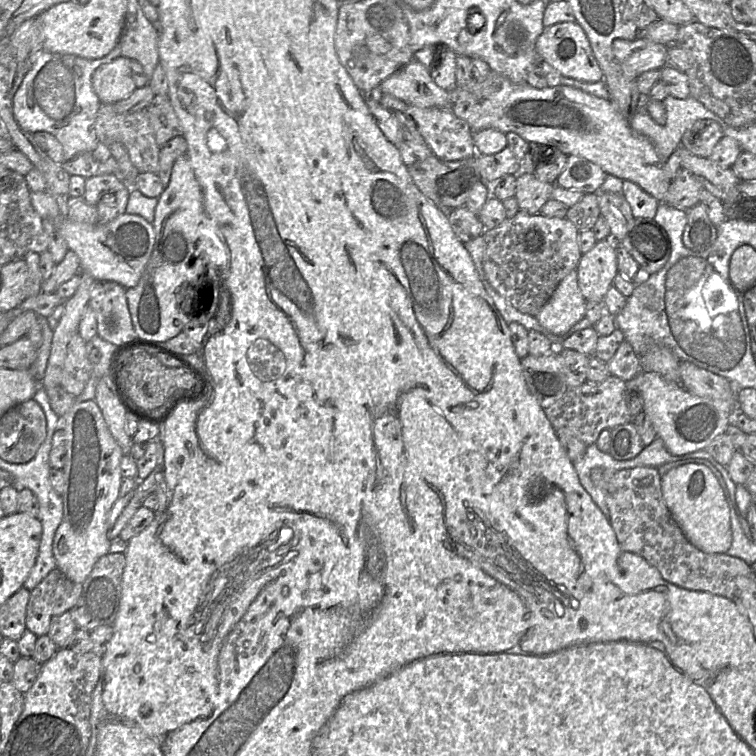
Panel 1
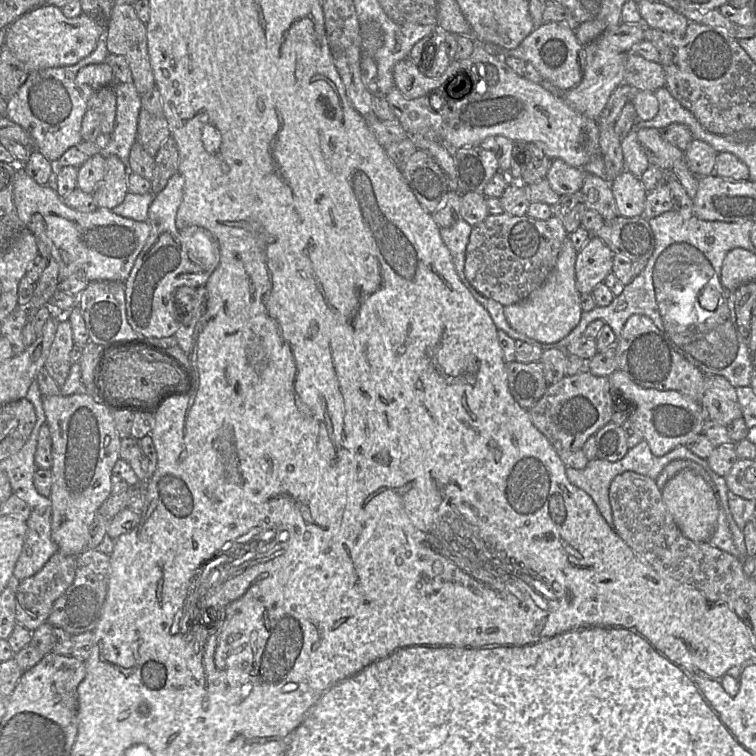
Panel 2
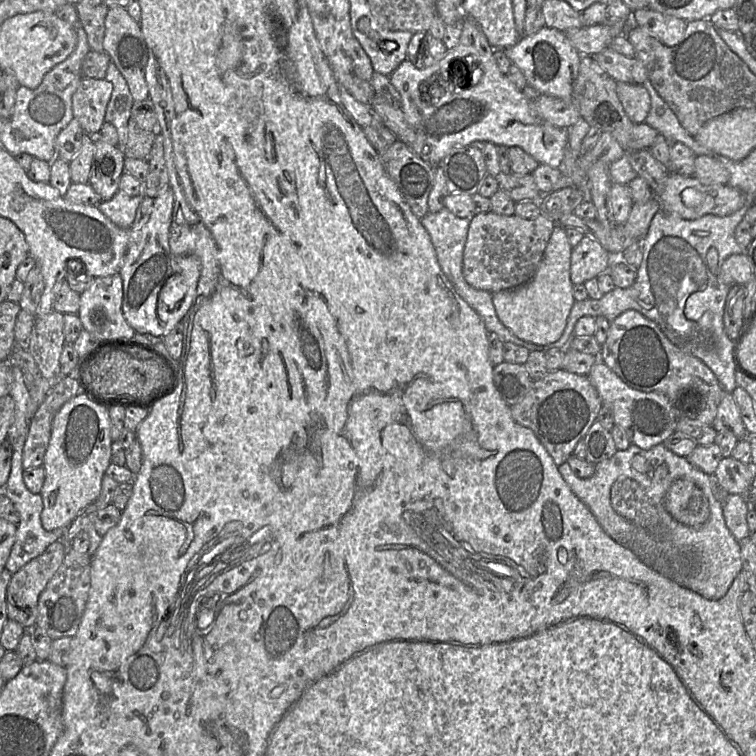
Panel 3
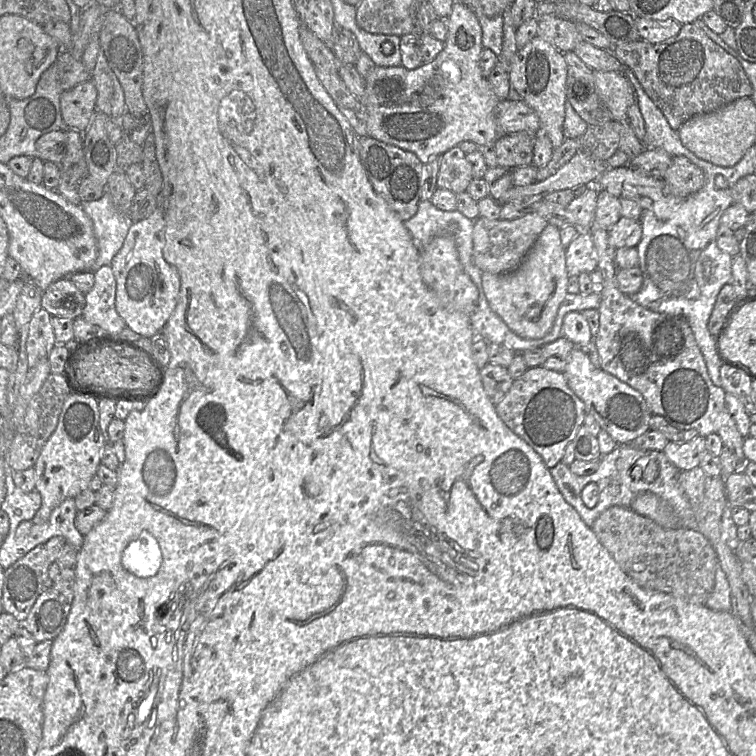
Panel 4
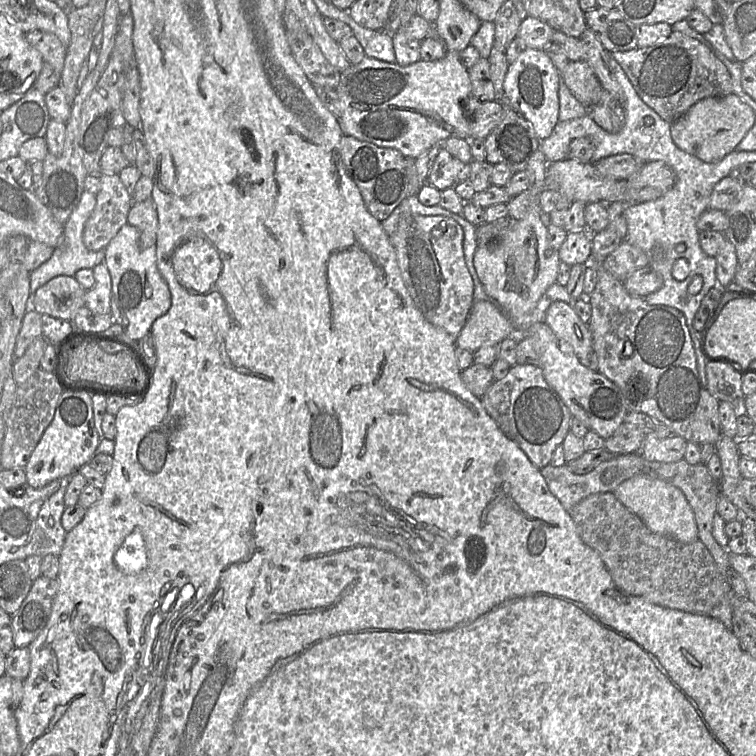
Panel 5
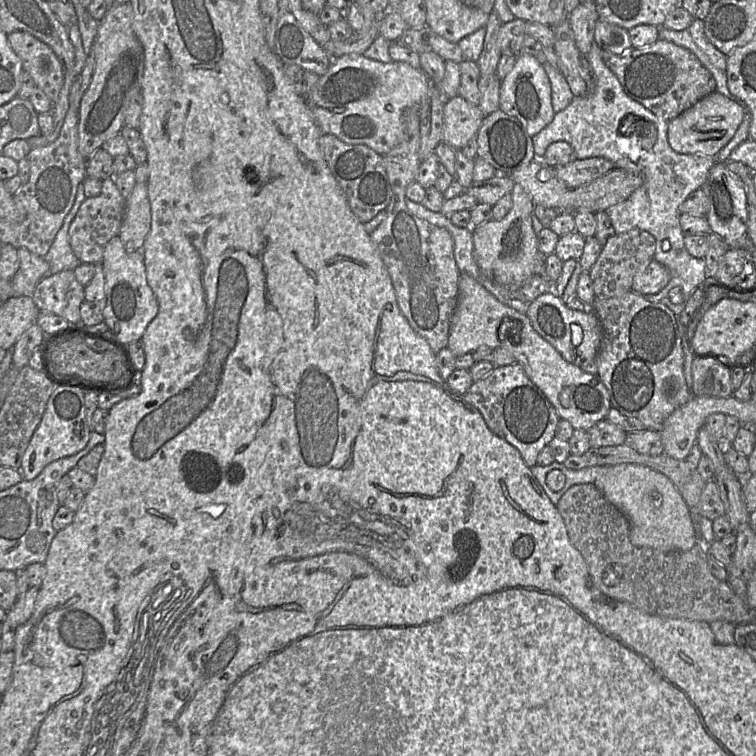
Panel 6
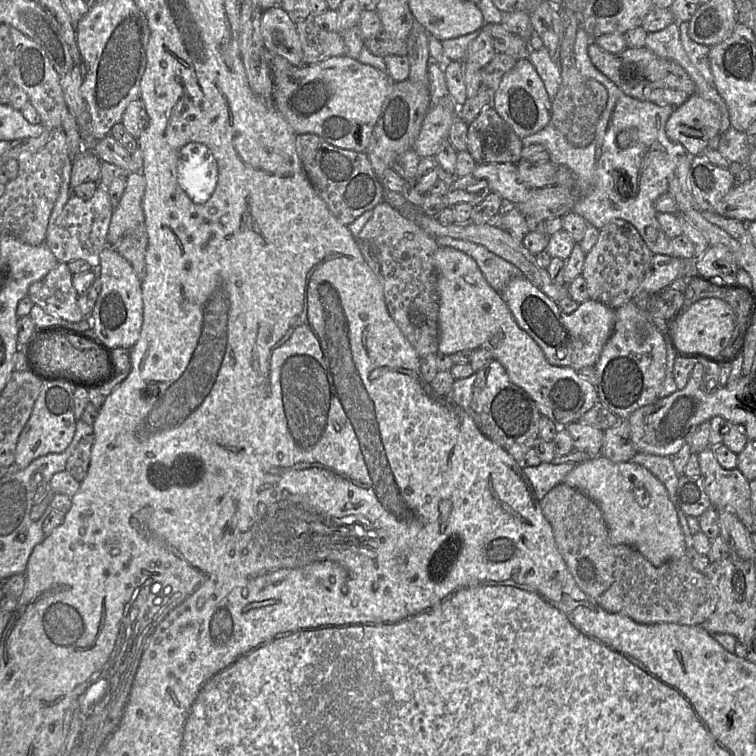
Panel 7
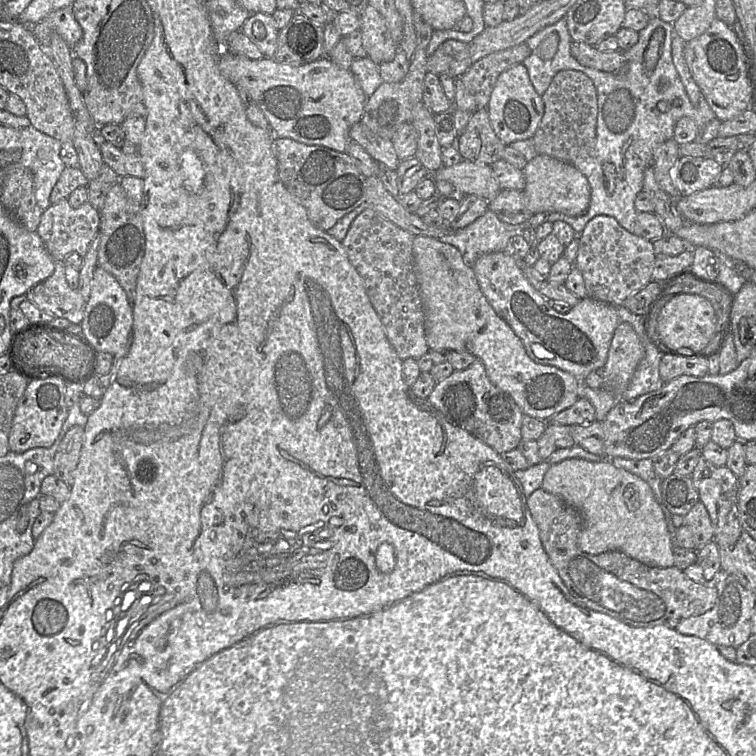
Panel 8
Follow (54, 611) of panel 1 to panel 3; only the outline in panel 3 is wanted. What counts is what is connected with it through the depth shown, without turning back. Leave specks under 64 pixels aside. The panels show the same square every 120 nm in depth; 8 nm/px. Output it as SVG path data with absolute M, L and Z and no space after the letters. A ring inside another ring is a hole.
M60 541L53 542L41 555L12 574L6 590L9 619L23 627L36 624L39 596L62 564L68 546Z

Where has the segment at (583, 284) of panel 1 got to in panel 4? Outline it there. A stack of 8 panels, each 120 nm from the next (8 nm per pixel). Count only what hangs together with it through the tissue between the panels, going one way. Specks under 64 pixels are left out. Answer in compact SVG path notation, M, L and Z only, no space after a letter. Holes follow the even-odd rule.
M580 231L566 247L565 263L568 276L577 277L597 269L596 250L588 231Z

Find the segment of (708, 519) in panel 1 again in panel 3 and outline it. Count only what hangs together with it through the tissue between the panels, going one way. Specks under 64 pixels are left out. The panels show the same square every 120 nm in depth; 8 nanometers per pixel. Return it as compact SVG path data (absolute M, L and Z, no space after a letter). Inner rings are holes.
M677 479L669 487L664 499L667 512L687 526L699 526L706 521L709 503L703 492L687 479Z

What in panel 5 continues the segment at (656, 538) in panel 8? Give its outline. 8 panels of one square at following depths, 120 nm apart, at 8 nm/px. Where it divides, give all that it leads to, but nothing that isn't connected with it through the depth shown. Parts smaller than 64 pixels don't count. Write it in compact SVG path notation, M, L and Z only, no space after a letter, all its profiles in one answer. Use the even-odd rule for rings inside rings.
M640 473L623 481L613 494L653 533L671 537L683 543L699 540L693 510L683 492L673 484L648 473Z

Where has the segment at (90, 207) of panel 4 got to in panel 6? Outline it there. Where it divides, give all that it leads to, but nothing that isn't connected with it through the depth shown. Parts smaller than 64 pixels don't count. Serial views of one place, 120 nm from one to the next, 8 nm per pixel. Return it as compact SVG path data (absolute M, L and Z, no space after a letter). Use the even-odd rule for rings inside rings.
M81 183L77 189L74 205L64 218L47 254L43 256L49 264L49 270L46 273L46 276L56 274L63 270L73 271L81 264L81 261L76 257L71 249L69 228L85 199L84 187L83 183Z

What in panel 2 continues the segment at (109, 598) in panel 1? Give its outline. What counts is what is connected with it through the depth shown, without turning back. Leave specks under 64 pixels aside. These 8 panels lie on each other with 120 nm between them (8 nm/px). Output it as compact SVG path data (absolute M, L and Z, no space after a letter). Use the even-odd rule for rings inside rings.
M85 549L76 556L76 574L72 584L56 599L47 622L70 635L93 631L101 616L108 592L110 555L94 549Z

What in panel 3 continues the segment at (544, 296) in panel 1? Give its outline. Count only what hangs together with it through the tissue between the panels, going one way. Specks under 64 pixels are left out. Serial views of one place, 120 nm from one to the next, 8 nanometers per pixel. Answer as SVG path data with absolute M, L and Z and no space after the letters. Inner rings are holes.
M493 212L475 215L468 228L463 252L463 277L473 288L490 293L516 288L534 276L557 225L545 214L534 219Z

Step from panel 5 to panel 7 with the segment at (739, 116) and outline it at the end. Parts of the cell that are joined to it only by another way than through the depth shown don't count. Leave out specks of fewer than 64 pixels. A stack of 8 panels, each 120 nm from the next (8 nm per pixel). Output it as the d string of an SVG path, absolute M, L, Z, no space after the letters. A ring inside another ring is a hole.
M697 94L691 96L685 103L677 107L669 117L665 131L668 138L681 144L692 155L700 155L711 141L720 135L722 113L718 106Z

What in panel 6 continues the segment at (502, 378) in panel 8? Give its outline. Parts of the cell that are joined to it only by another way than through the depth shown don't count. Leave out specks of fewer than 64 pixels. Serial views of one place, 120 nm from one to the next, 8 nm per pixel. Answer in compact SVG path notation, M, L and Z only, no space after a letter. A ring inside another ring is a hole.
M461 273L458 281L458 299L450 320L447 348L456 356L472 353L481 345L508 350L516 359L528 378L545 394L557 410L560 418L569 421L574 429L589 430L594 424L606 420L612 408L609 394L598 375L584 372L579 366L568 363L559 352L532 327L529 318L498 301L478 281Z

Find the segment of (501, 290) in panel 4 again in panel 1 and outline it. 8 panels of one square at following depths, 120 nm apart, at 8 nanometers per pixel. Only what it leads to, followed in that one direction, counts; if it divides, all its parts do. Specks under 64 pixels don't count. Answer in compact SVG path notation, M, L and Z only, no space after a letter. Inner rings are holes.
M576 268L561 280L535 318L548 332L563 335L584 318L585 306Z

